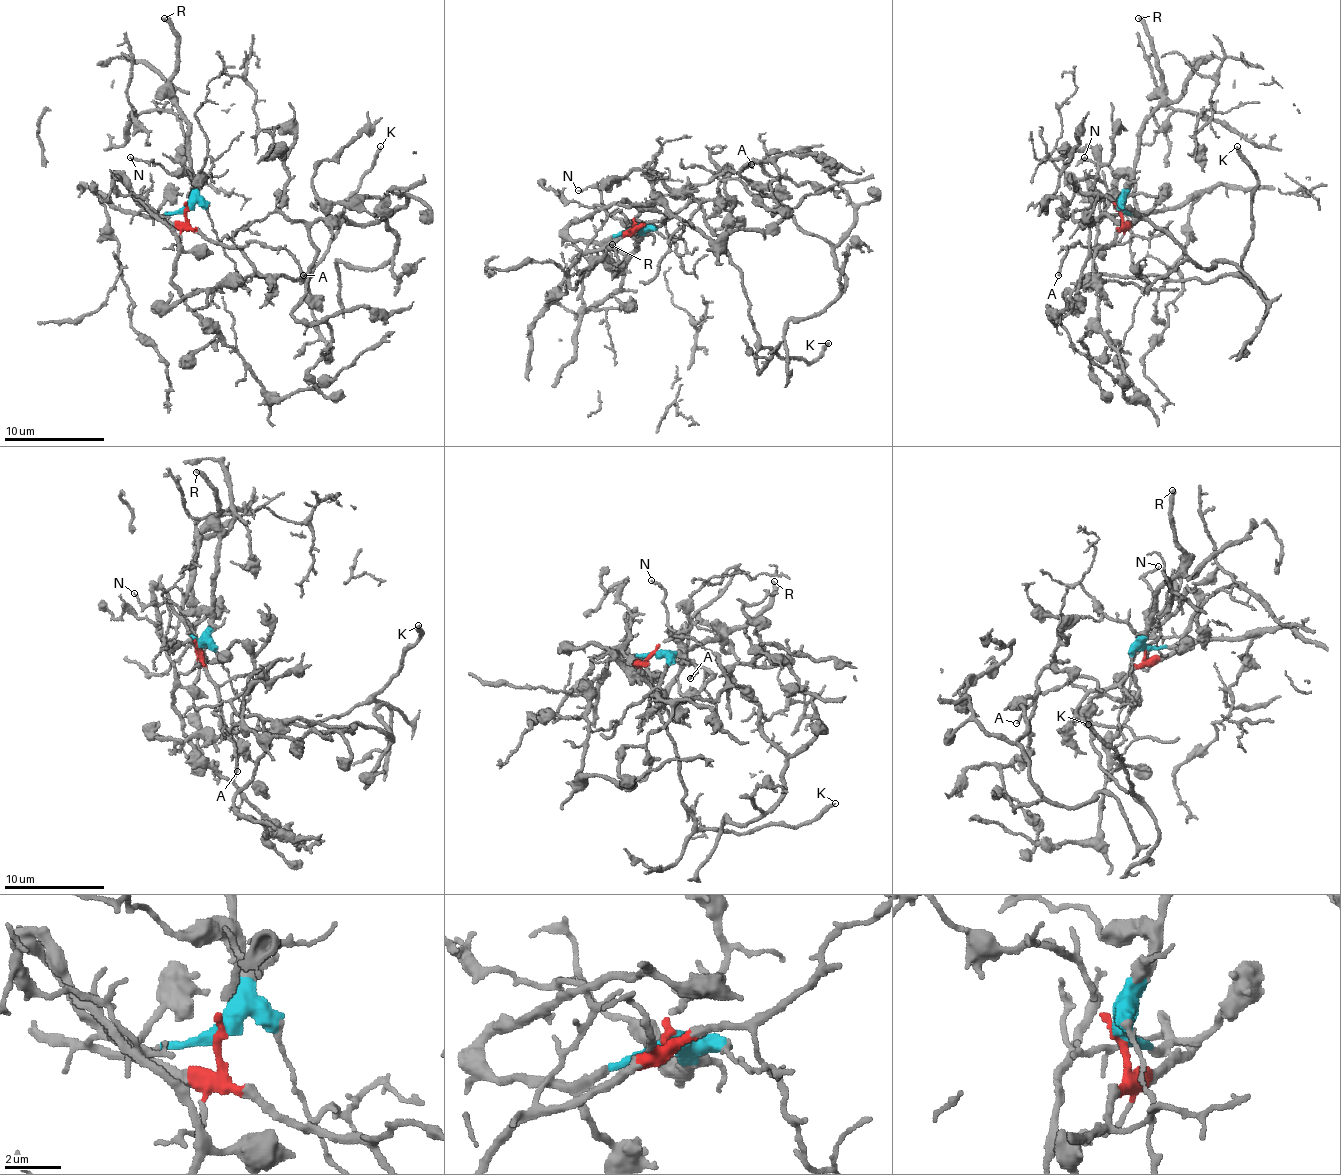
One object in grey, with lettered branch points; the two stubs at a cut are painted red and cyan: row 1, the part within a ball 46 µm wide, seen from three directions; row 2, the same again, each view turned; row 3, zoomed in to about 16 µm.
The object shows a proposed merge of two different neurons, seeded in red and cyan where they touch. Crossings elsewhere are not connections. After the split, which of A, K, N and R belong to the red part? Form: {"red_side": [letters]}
{"red_side": ["A", "K"]}

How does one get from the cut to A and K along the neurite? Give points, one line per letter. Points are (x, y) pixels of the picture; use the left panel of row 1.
A: (186, 210), (186, 223), (213, 240), (236, 248), (254, 243), (284, 248), (304, 276)
K: (186, 210), (191, 228), (234, 245), (256, 276), (301, 281), (339, 228), (344, 200), (380, 147)

